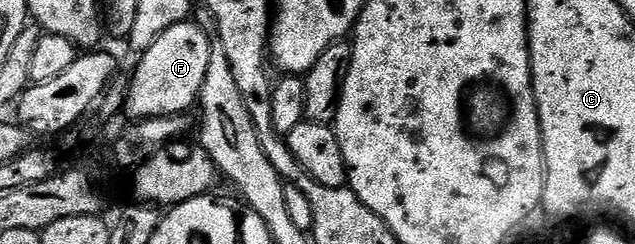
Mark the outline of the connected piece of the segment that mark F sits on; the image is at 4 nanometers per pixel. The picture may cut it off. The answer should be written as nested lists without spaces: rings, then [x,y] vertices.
[[[193,21],[171,25],[171,29],[160,35],[138,58],[141,60],[133,71],[133,80],[127,83],[124,114],[129,114],[133,121],[185,115],[188,107],[200,100],[210,50],[210,36],[208,39],[204,29],[196,27]]]

